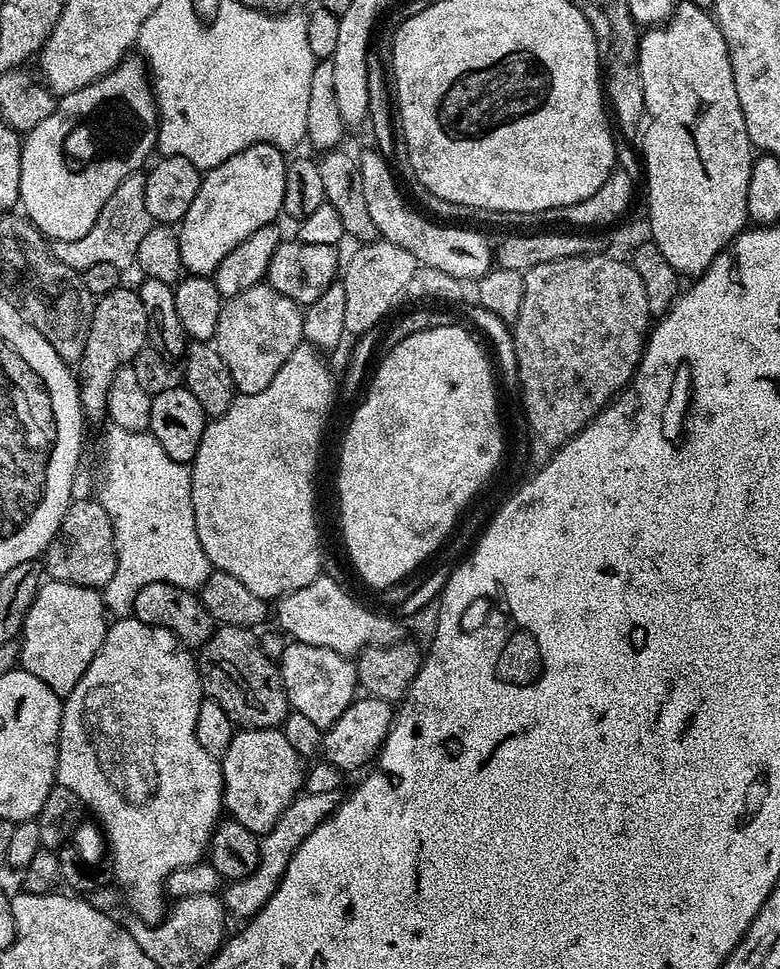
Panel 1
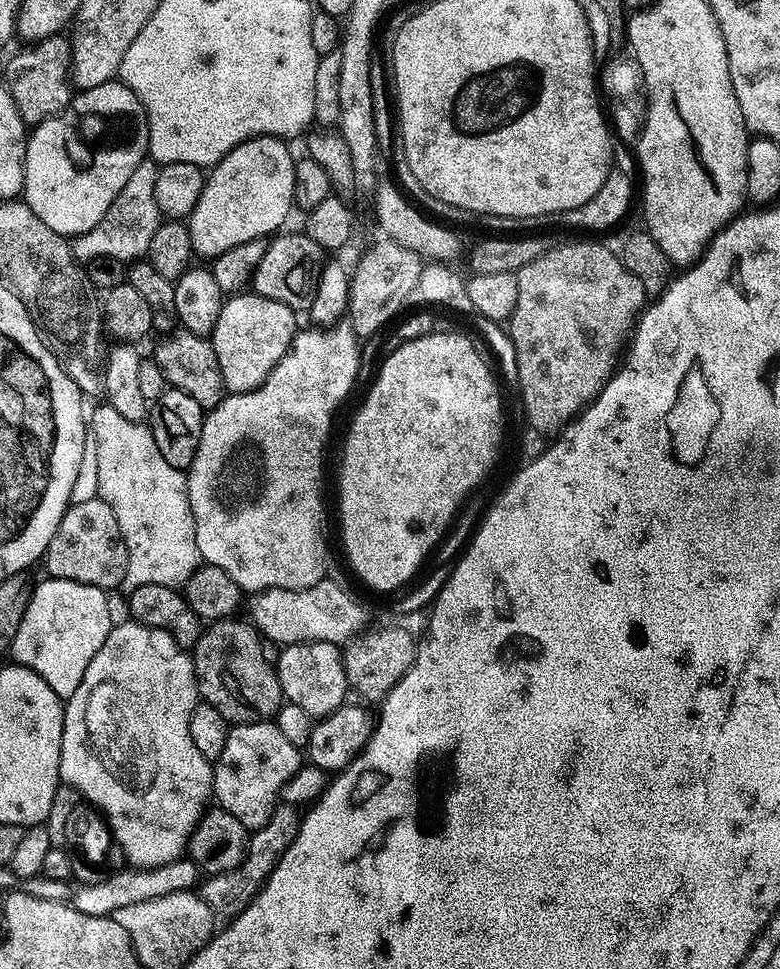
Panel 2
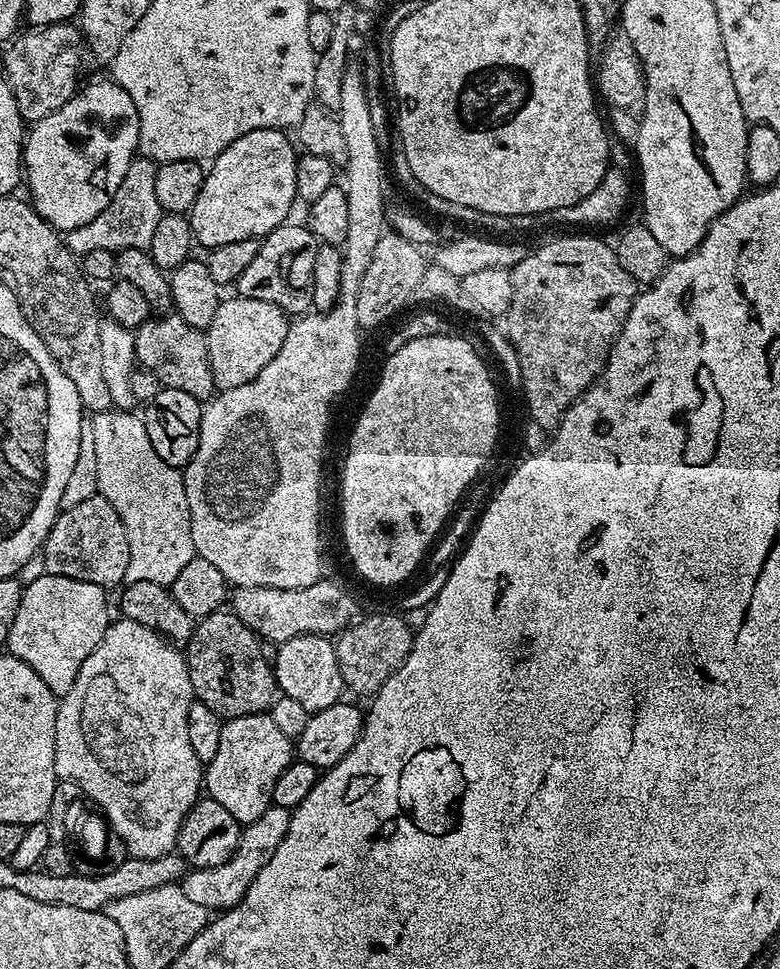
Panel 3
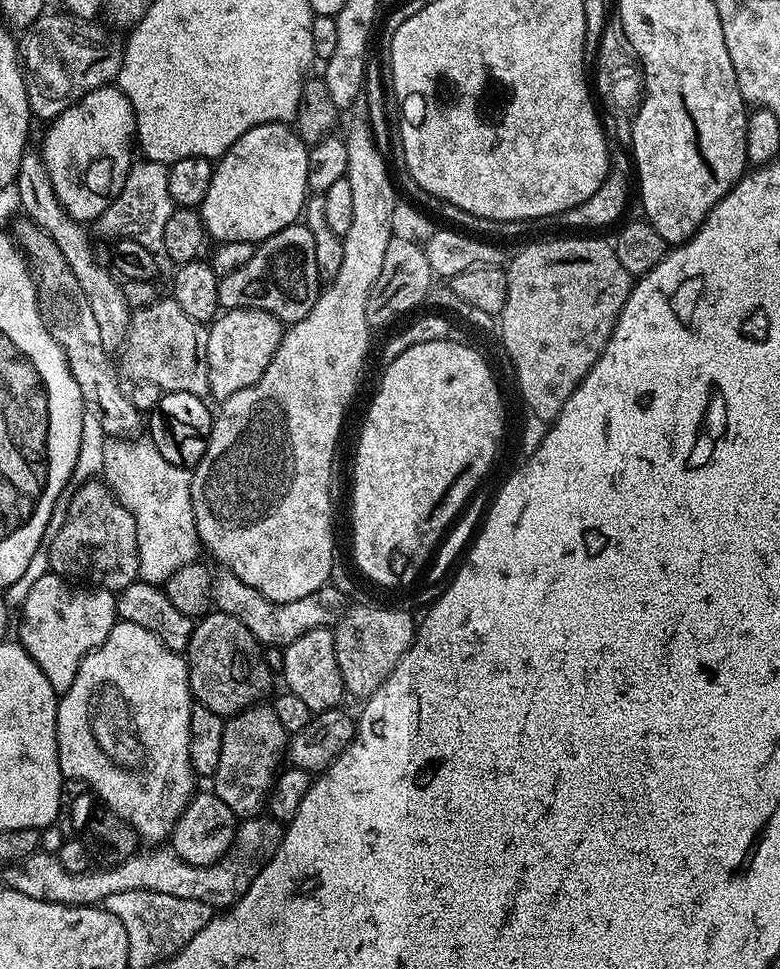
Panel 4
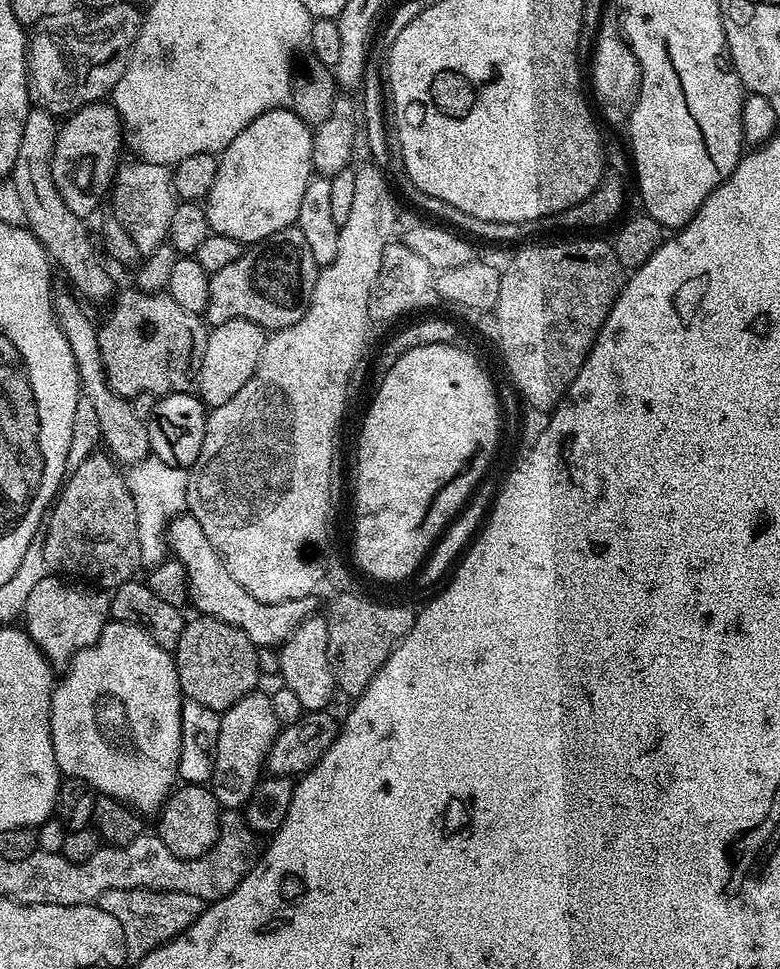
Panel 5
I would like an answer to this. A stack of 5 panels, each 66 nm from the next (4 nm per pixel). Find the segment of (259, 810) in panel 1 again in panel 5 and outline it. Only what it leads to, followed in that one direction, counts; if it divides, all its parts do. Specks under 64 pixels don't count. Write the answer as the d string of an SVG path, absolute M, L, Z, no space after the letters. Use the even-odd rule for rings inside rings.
M263 690L246 694L241 700L234 702L234 706L230 706L222 713L218 730L218 750L210 781L212 793L220 803L221 809L240 810L248 803L252 791L262 779L268 751L281 727L278 718L274 718L270 695Z

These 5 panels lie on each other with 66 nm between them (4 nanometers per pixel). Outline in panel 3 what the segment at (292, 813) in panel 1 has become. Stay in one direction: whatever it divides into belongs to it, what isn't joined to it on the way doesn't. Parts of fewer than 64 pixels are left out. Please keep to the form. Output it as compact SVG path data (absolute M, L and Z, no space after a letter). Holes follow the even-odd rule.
M275 806L268 808L266 814L262 814L262 818L258 818L258 822L247 825L241 831L240 844L229 860L222 862L222 866L189 871L186 877L180 880L178 887L186 894L186 898L192 899L203 908L209 910L237 908L242 902L246 890L250 890L254 878L258 878L262 866L266 866L266 862L270 862L270 858L274 858L274 850L278 850L282 838L286 838L291 821L292 812L289 809Z

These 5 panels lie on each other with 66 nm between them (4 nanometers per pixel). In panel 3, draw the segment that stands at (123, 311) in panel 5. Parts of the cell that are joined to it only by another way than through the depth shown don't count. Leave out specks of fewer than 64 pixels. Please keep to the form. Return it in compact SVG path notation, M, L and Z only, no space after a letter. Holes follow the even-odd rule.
M178 315L163 318L149 318L135 329L136 363L141 369L152 372L166 388L186 390L195 400L207 402L217 395L218 389L210 358L208 357L208 338L201 329L182 322Z

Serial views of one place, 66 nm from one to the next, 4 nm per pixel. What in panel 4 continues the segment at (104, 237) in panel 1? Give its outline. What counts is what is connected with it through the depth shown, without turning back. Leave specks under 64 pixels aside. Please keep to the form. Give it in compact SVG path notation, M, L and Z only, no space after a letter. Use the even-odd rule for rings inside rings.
M147 158L141 161L141 164L136 162L129 167L122 190L111 197L108 209L100 215L98 227L104 236L133 240L156 254L163 249L162 234L174 207L168 186L168 165Z

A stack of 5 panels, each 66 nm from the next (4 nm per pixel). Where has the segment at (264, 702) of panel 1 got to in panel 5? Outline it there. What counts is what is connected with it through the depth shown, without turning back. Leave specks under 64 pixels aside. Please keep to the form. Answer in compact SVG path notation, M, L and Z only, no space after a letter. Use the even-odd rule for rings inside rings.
M197 615L195 619L185 623L174 653L180 691L184 700L202 702L202 706L210 706L210 710L222 714L246 694L257 691L256 683L262 680L256 653L258 645L250 642L242 630L213 616Z

